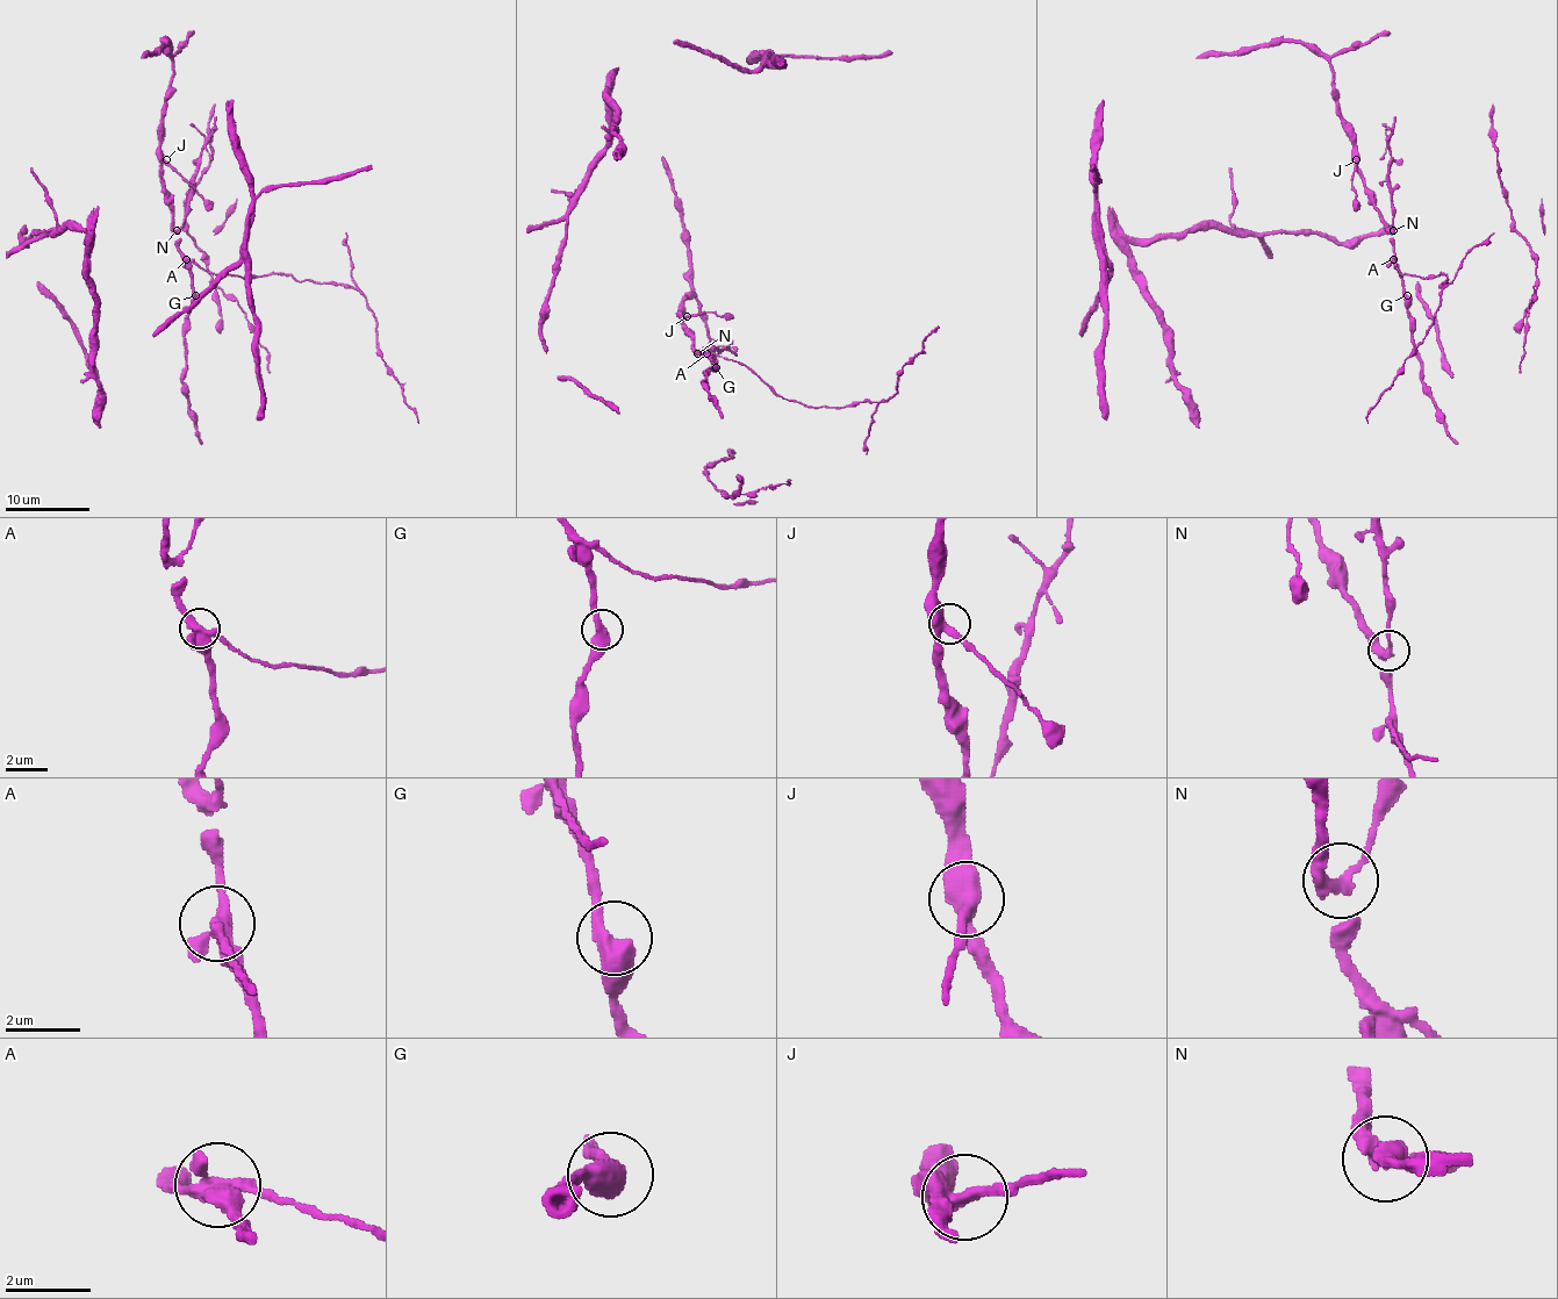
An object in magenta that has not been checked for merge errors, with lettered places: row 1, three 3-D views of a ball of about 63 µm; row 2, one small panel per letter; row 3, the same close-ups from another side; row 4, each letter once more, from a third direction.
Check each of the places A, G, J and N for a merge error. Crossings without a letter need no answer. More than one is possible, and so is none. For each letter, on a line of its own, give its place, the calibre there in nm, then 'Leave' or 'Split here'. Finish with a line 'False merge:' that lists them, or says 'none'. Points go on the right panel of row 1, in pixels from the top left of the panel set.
A: Place: (1393, 259). Thickness 400 nm. Split here
G: Place: (1407, 295). Thickness 480 nm. Leave
J: Place: (1356, 159). Thickness 400 nm. Leave
N: Place: (1393, 230). Thickness 280 nm. Split here
False merge: A, N

